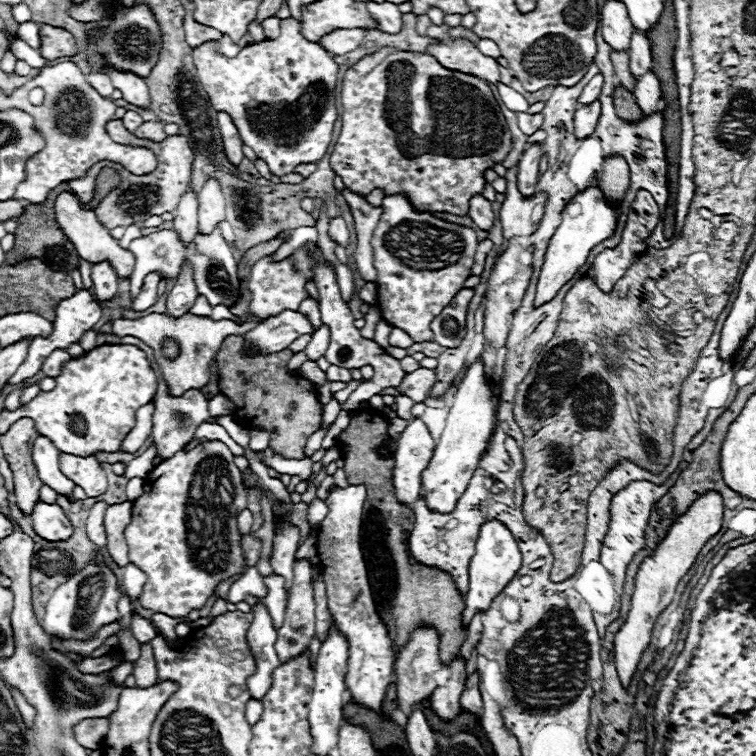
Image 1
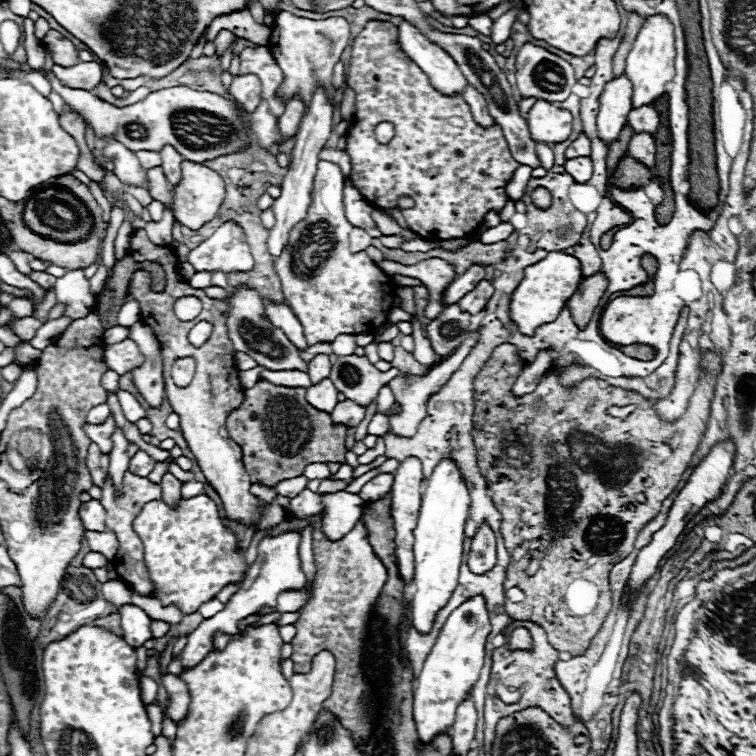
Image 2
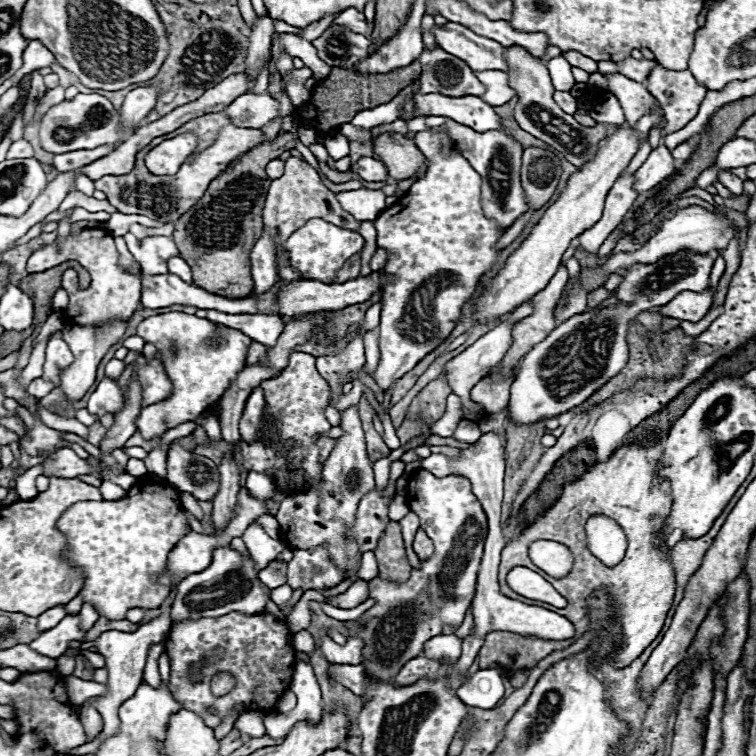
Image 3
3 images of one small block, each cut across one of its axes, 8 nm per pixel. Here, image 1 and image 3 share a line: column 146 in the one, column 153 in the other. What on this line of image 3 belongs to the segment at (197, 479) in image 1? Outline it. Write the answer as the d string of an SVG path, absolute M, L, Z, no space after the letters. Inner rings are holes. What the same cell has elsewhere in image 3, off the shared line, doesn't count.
M146 474L146 476L140 476L136 484L120 500L84 500L84 502L72 504L60 516L60 520L56 522L56 528L66 536L68 550L64 554L64 560L74 564L74 568L80 568L80 572L84 574L84 582L80 588L82 600L92 604L98 610L98 614L108 620L124 620L126 610L160 608L162 602L168 598L174 586L158 584L154 576L166 570L170 548L178 544L178 540L182 538L182 532L190 528L190 522L182 508L180 492L166 480Z

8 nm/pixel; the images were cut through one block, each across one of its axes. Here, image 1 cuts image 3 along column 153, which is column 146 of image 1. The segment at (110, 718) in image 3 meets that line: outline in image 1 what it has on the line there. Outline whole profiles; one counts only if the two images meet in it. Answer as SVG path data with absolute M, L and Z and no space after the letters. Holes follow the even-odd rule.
M132 616L132 634L136 636L136 640L140 644L148 644L152 638L158 636L156 628L152 626L152 622L142 618L142 616Z

